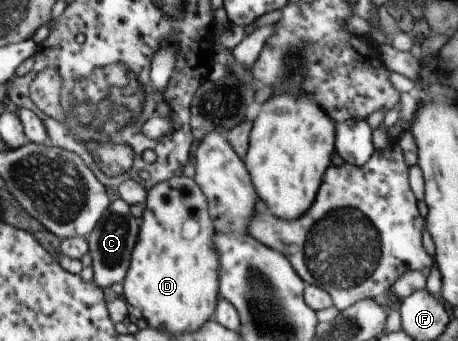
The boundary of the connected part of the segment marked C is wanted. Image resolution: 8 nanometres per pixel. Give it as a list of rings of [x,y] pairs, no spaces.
[[[119,197],[110,202],[102,219],[96,223],[96,227],[86,237],[88,252],[92,257],[93,282],[98,287],[103,289],[114,283],[125,281],[124,277],[127,277],[129,266],[132,263],[130,255],[133,255],[132,249],[134,249],[134,245],[137,245],[138,227],[141,225],[138,223],[138,219],[130,213],[128,203]]]

